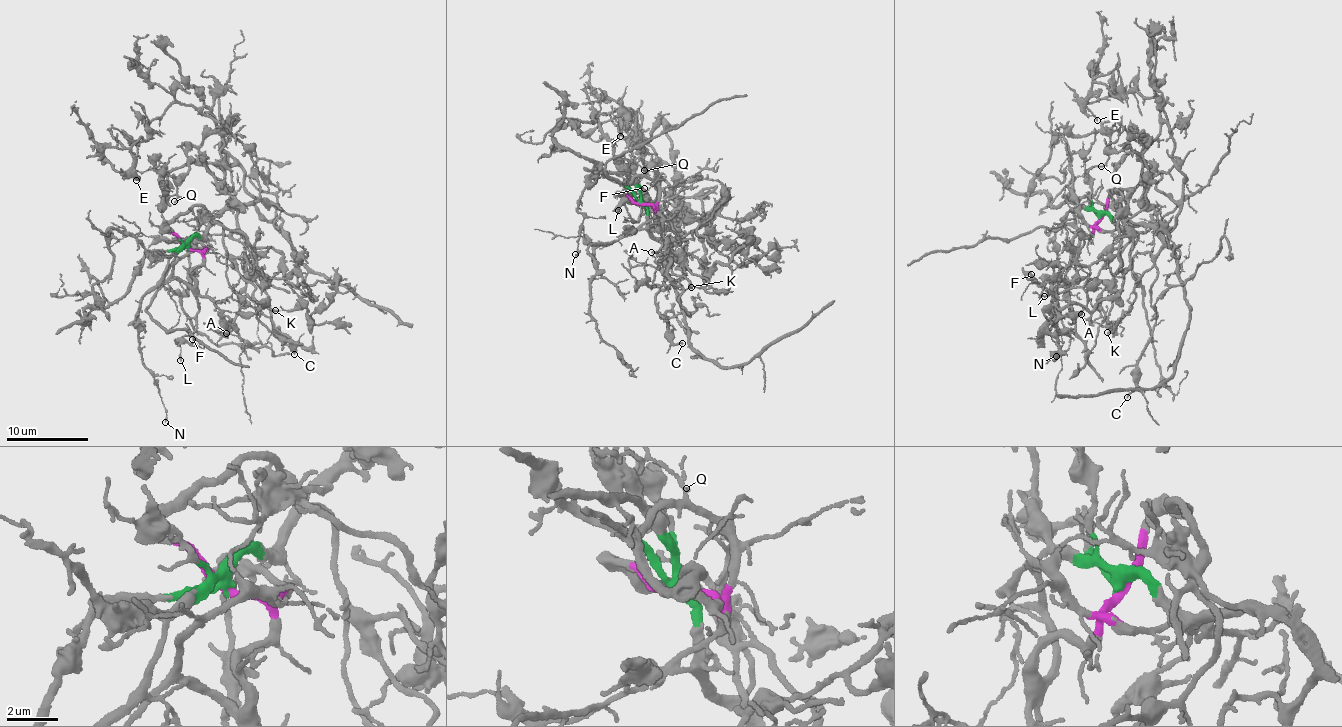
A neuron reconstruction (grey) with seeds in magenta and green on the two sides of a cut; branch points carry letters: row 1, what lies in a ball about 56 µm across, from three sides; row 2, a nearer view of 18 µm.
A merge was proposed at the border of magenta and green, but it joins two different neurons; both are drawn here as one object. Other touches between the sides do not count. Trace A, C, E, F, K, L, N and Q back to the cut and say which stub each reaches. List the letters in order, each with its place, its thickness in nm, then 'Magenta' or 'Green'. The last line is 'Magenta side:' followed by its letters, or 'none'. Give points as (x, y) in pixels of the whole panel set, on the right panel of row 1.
A: Place: (1081, 314). Thickness 140 nm. Magenta
C: Place: (1127, 397). Thickness 170 nm. Green
E: Place: (1097, 120). Thickness 140 nm. Green
F: Place: (1031, 274). Thickness 80 nm. Magenta
K: Place: (1107, 332). Thickness 130 nm. Green
L: Place: (1044, 296). Thickness 160 nm. Magenta
N: Place: (1056, 356). Thickness 130 nm. Green
Q: Place: (1101, 166). Thickness 160 nm. Green
Magenta side: A, F, L

